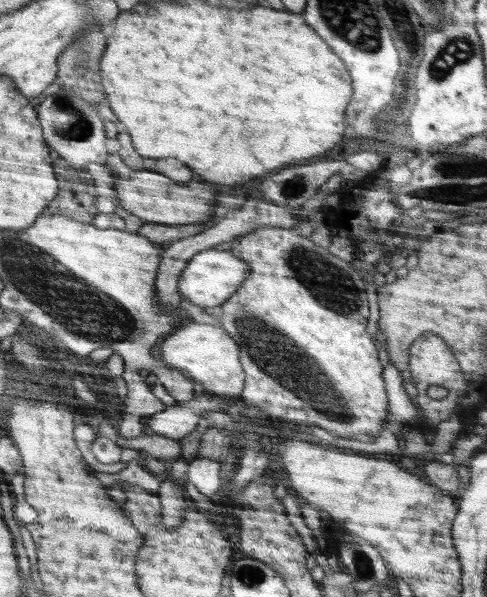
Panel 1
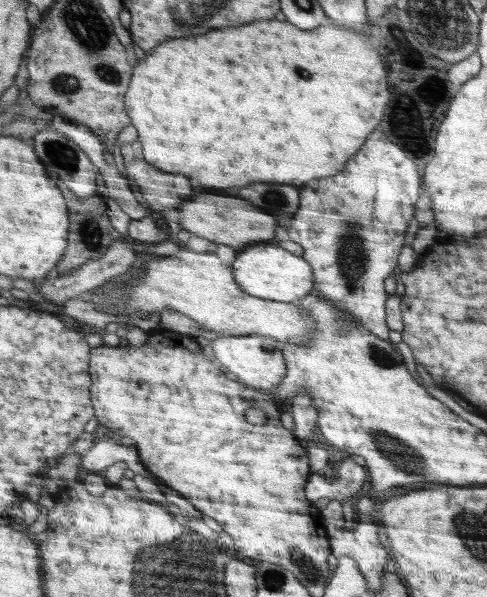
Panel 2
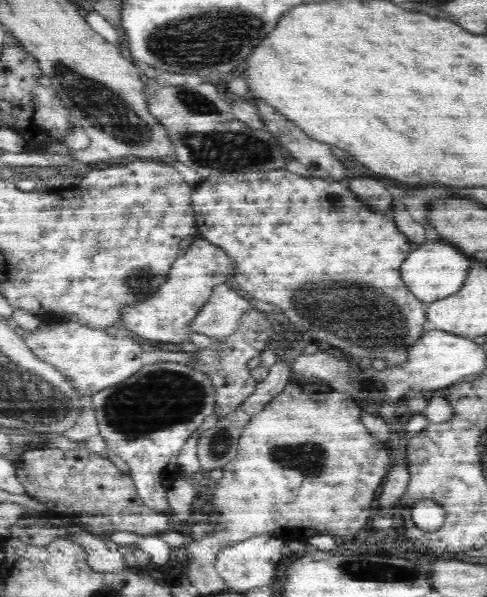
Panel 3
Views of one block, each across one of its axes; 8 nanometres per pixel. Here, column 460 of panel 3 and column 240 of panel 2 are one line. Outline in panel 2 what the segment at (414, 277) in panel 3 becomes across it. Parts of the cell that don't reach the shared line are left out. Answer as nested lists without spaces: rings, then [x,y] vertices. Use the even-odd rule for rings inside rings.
[[[275,241],[252,245],[237,252],[230,266],[235,271],[235,281],[240,288],[246,294],[264,300],[296,303],[314,289],[314,268],[311,263],[300,255],[292,254],[284,246],[277,245]]]

